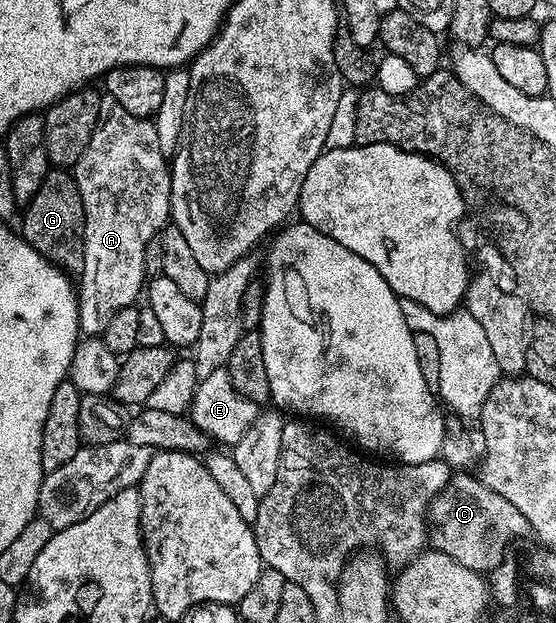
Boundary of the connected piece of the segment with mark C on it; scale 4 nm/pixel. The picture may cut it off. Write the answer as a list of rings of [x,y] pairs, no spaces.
[[[468,471],[453,472],[452,478],[442,487],[442,491],[433,499],[428,509],[428,523],[430,526],[430,545],[435,552],[450,555],[450,559],[458,559],[462,567],[470,567],[475,573],[488,575],[502,563],[504,557],[509,556],[508,544],[519,537],[529,536],[528,520],[510,499],[502,499],[498,491],[485,485],[479,476]]]

